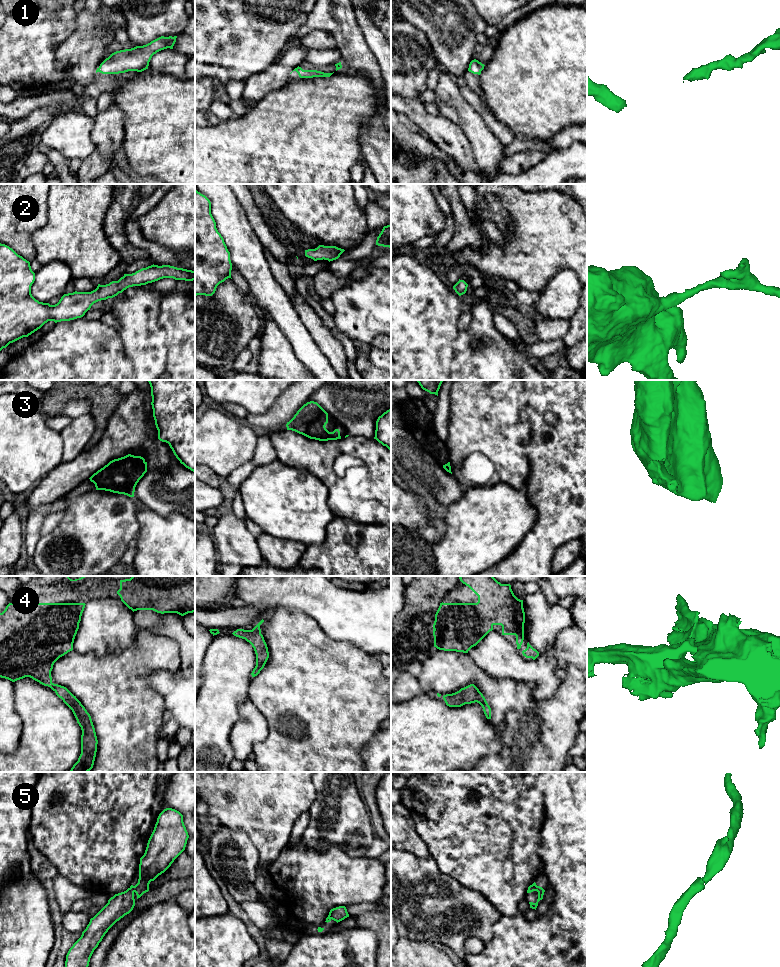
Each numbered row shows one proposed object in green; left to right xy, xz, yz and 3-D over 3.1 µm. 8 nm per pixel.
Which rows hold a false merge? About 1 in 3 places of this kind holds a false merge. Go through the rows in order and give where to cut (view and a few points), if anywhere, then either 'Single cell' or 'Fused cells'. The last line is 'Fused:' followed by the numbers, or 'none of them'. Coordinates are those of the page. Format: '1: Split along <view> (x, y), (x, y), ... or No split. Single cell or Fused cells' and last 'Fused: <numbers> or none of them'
1: No split. Single cell
2: No split. Single cell
3: Split along xy (145, 462), (146, 466). Fused cells
4: No split. Single cell
5: No split. Single cell
Fused: 3

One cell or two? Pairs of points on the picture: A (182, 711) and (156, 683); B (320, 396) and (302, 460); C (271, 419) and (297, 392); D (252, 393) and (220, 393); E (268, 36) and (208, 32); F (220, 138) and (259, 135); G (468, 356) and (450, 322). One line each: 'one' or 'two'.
A: one
B: two
C: one
D: one
E: one
F: one
G: two

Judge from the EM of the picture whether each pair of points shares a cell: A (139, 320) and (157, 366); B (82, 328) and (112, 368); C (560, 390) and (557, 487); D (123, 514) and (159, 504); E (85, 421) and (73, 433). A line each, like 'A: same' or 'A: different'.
A: same
B: same
C: same
D: different
E: same

